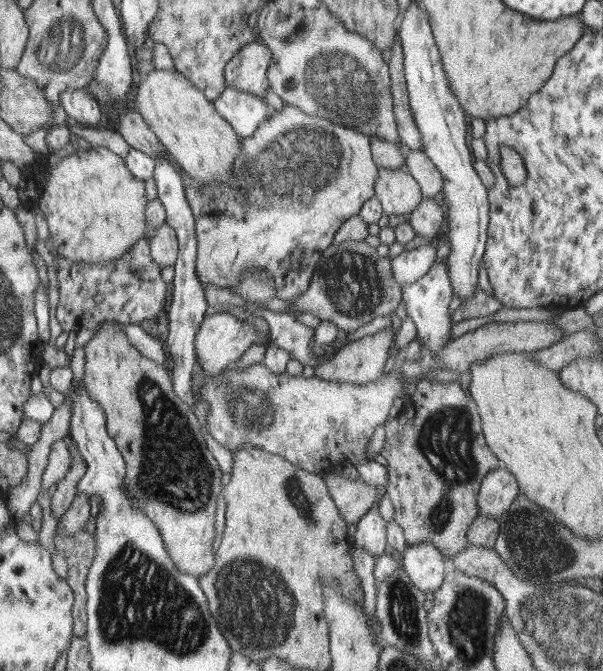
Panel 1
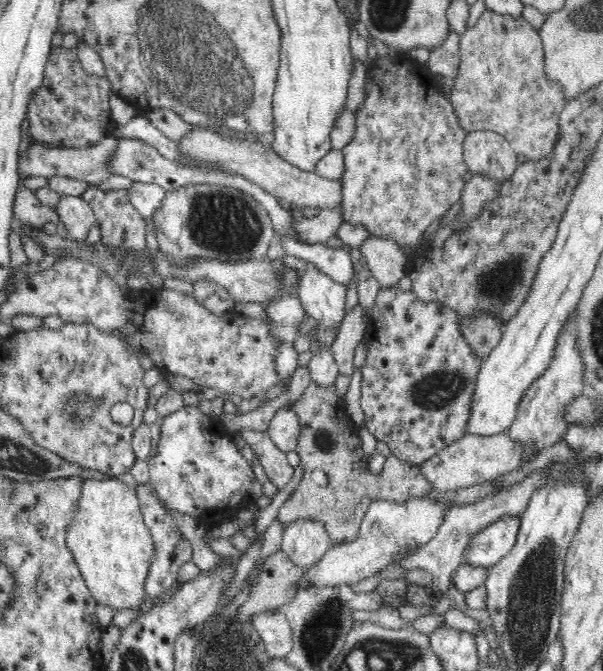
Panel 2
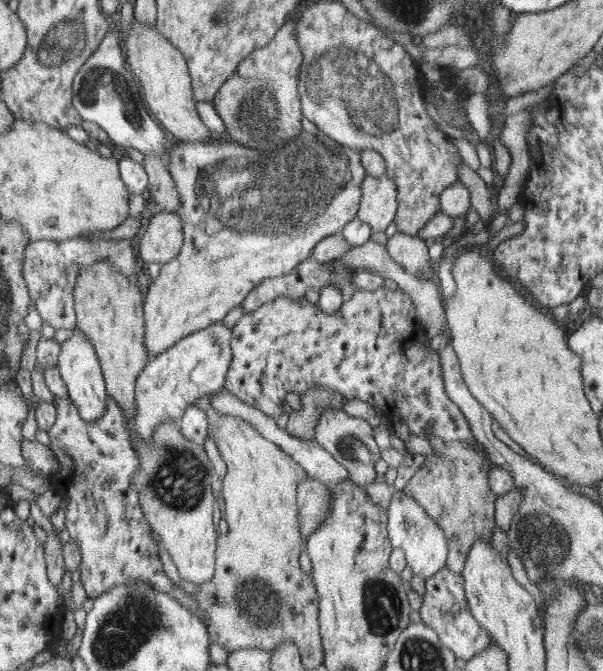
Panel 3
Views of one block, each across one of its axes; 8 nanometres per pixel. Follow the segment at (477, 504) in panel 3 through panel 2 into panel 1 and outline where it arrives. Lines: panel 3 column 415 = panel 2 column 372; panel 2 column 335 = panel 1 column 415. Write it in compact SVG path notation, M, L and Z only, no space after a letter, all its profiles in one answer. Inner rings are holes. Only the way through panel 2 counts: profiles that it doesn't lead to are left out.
M421 379L415 383L415 392L404 398L403 410L395 416L395 418L388 418L385 422L385 443L380 450L381 456L387 462L386 468L388 469L388 479L386 485L387 498L389 498L394 515L392 519L397 526L401 527L405 542L407 544L415 543L429 543L440 549L440 553L444 554L444 560L449 560L463 547L467 547L468 541L465 538L465 531L469 528L469 523L476 518L479 514L479 508L477 508L477 494L479 494L480 483L483 482L483 478L489 471L499 466L500 463L496 459L496 454L485 444L484 434L480 426L479 411L476 409L476 404L472 398L467 396L467 389L461 388L461 384L458 381L451 381L447 383L439 381L431 381L429 379Z

